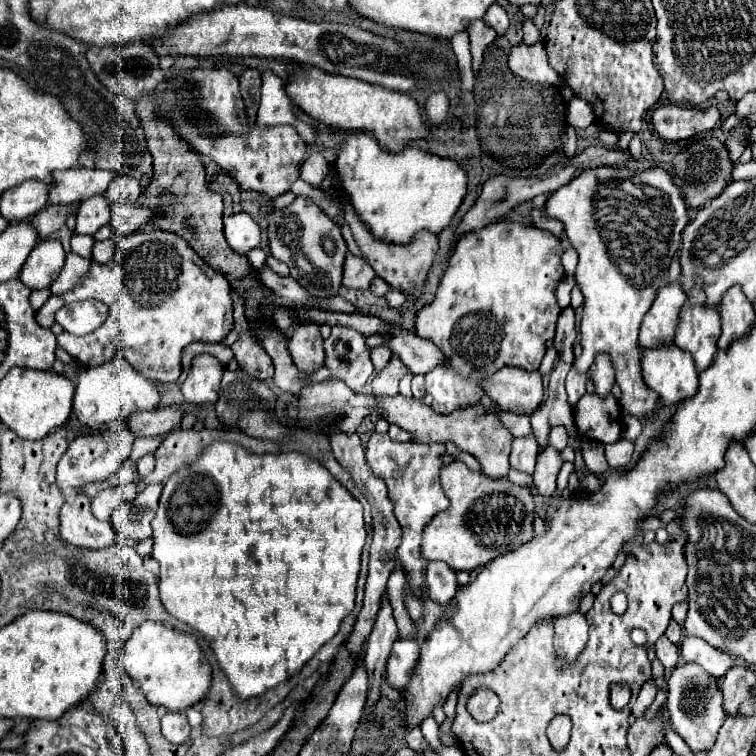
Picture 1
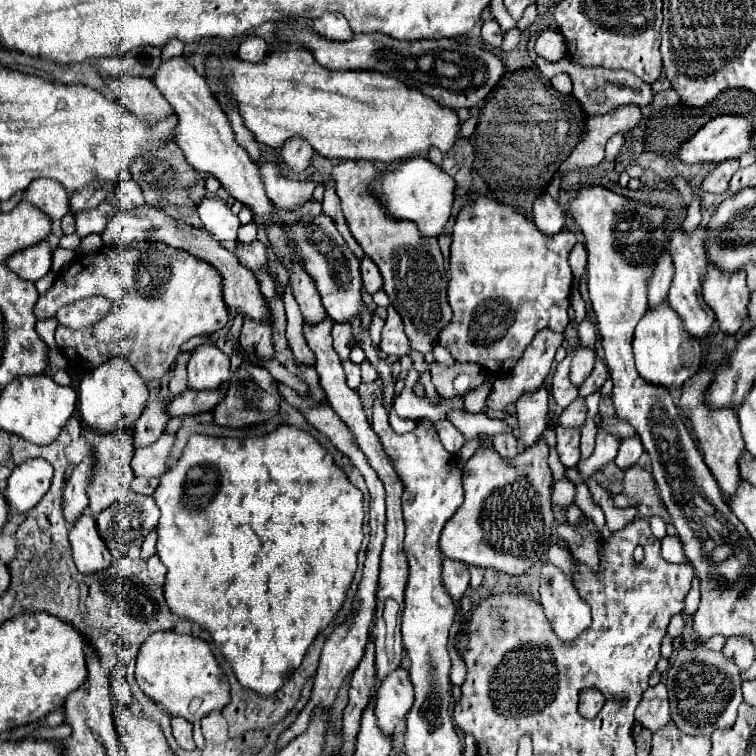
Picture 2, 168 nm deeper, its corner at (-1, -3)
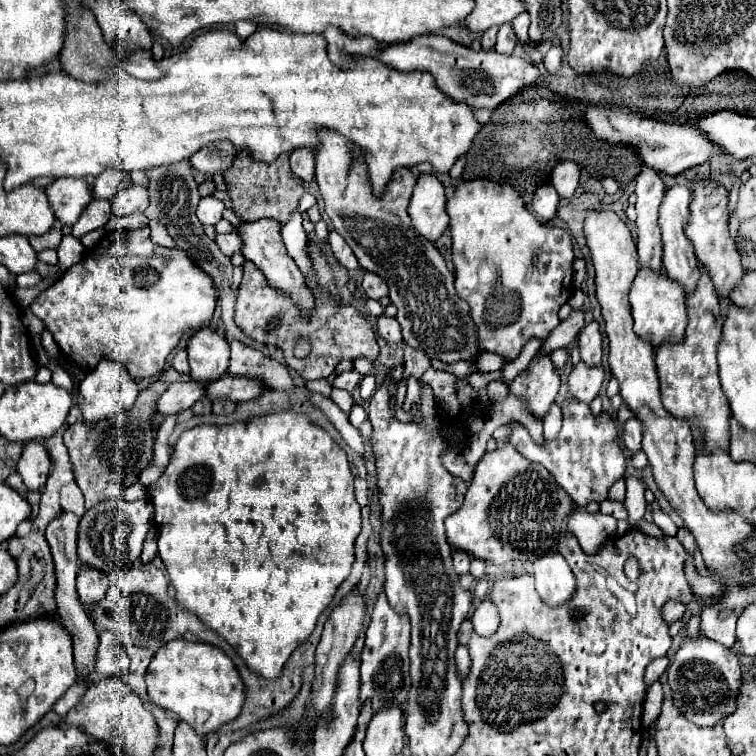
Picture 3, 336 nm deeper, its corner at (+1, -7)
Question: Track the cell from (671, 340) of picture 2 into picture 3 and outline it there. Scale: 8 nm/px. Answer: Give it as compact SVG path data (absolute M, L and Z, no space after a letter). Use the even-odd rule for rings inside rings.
M641 267L633 281L629 303L633 309L635 333L639 337L651 341L655 347L659 347L663 341L679 341L683 337L685 325L687 325L685 293L683 293L683 287L677 281L669 279L669 275L663 269L651 271L649 267Z

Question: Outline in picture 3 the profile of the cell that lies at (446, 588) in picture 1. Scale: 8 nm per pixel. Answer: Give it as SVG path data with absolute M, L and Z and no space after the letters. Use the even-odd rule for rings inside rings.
M453 551L453 563L455 563L455 571L459 571L459 575L463 575L469 571L471 557L465 551Z

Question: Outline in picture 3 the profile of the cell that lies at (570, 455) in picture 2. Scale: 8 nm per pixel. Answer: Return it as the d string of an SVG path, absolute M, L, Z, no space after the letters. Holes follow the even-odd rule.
M573 397L563 401L561 411L563 411L563 425L553 441L543 441L543 445L537 447L529 431L521 429L521 425L515 425L509 443L515 443L515 447L529 461L541 463L579 507L585 507L591 501L605 501L611 485L617 479L625 477L627 455L623 453L621 447L623 429L613 417L609 417L607 411L593 415L587 403Z

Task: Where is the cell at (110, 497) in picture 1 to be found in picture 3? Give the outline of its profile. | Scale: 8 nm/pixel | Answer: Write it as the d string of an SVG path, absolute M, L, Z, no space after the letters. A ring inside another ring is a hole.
M167 369L157 381L147 389L139 391L137 401L131 409L115 413L111 419L101 419L97 423L77 421L65 431L65 445L71 455L75 481L85 497L85 507L91 509L95 503L119 499L125 491L125 485L133 485L139 479L139 473L151 465L153 443L157 435L157 401L167 391L167 387L179 379L189 379L187 375Z

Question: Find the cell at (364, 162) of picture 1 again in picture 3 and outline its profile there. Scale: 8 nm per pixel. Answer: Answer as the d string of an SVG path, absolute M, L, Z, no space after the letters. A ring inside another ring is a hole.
M419 175L411 199L411 221L415 231L429 241L437 241L449 227L445 201L439 179L435 175Z

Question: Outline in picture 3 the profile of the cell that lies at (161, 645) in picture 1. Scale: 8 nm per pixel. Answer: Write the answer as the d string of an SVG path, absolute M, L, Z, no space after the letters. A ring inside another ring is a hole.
M175 639L157 651L147 669L147 689L151 703L177 713L197 735L209 735L233 721L245 701L245 683L235 663L219 647L187 639Z

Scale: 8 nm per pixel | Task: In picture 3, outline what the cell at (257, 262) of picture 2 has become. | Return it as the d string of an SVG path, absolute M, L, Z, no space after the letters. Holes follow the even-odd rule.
M231 231L231 233L217 233L215 241L217 241L219 249L221 249L225 255L233 255L233 253L239 251L239 247L241 247L237 231Z

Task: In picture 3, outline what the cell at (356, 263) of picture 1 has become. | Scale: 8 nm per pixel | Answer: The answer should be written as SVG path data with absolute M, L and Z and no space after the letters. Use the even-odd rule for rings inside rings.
M369 271L363 277L363 291L367 293L369 299L375 299L375 301L379 301L381 297L387 297L389 295L387 283L383 279L379 279L379 275L369 273Z

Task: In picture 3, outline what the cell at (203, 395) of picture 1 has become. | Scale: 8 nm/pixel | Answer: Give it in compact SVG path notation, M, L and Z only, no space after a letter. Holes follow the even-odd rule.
M205 327L191 337L187 345L187 355L191 377L209 383L227 373L229 341L225 339L225 335L219 335L217 329Z

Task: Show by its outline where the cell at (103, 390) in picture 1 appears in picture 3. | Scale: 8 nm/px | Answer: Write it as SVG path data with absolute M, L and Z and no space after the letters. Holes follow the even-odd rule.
M103 359L81 381L79 395L77 395L77 407L79 407L81 415L83 415L83 419L93 423L95 419L107 419L107 417L115 415L117 411L131 407L135 403L135 399L137 399L137 393L139 393L137 383L129 375L129 371L121 363L115 363L113 359Z

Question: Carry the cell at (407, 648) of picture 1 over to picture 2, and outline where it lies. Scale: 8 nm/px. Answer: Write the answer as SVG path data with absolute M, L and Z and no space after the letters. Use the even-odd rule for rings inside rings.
M397 667L385 681L379 683L375 695L375 715L381 731L393 735L395 727L413 707L413 685L409 679L409 671L405 667Z

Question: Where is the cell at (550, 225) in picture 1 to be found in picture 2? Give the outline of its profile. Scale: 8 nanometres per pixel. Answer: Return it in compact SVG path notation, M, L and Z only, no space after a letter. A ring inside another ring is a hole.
M543 193L533 203L533 223L545 235L555 235L565 227L565 211L555 199L551 199L547 193Z

